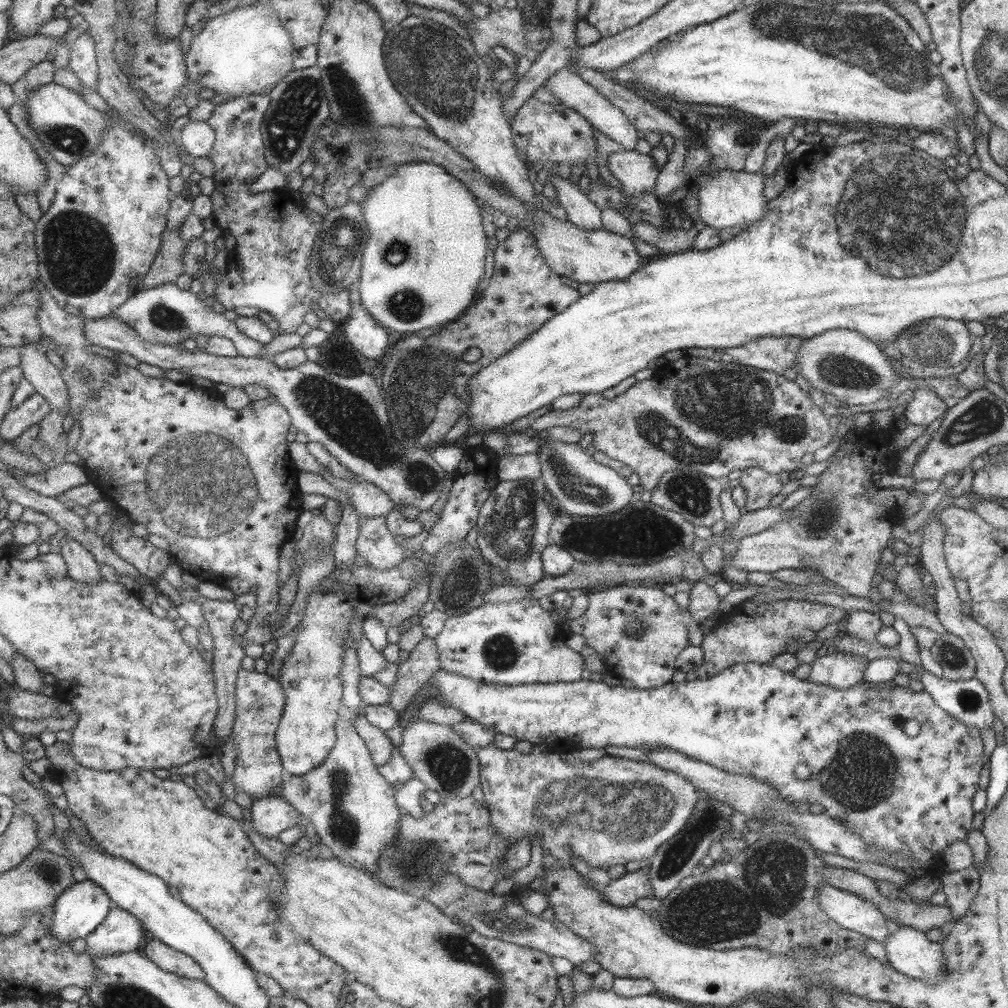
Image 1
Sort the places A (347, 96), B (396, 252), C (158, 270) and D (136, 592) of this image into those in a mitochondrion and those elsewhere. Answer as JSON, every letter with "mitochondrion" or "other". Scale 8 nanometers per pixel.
{"A":"mitochondrion","B":"mitochondrion","C":"other","D":"other"}

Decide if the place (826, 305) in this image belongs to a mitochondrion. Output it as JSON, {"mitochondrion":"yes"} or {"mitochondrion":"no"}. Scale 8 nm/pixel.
{"mitochondrion":"no"}

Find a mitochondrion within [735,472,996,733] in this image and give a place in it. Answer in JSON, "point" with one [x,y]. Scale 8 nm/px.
{"point":[824,516]}

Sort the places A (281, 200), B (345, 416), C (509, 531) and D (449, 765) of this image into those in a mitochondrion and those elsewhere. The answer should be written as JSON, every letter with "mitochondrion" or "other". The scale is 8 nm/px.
{"A":"other","B":"mitochondrion","C":"mitochondrion","D":"mitochondrion"}

